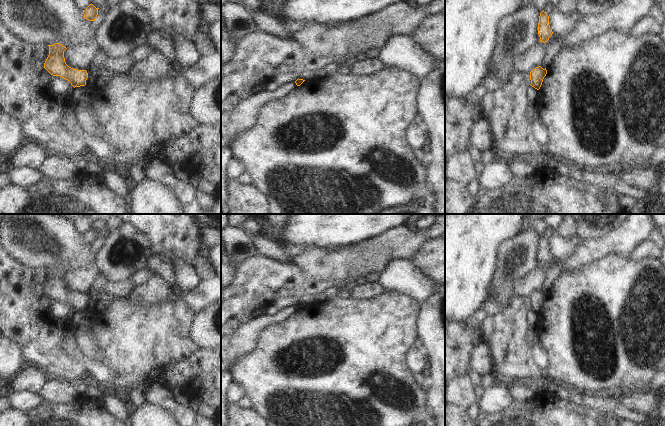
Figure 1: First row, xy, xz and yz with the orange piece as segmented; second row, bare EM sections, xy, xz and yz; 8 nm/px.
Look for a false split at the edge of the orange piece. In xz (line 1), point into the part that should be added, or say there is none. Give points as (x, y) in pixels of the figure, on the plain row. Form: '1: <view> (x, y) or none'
1: none

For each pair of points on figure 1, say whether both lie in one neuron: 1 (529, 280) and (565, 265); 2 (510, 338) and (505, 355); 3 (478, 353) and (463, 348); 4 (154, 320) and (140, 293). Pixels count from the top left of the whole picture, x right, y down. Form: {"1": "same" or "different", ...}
{"1": "same", "2": "same", "3": "different", "4": "different"}

